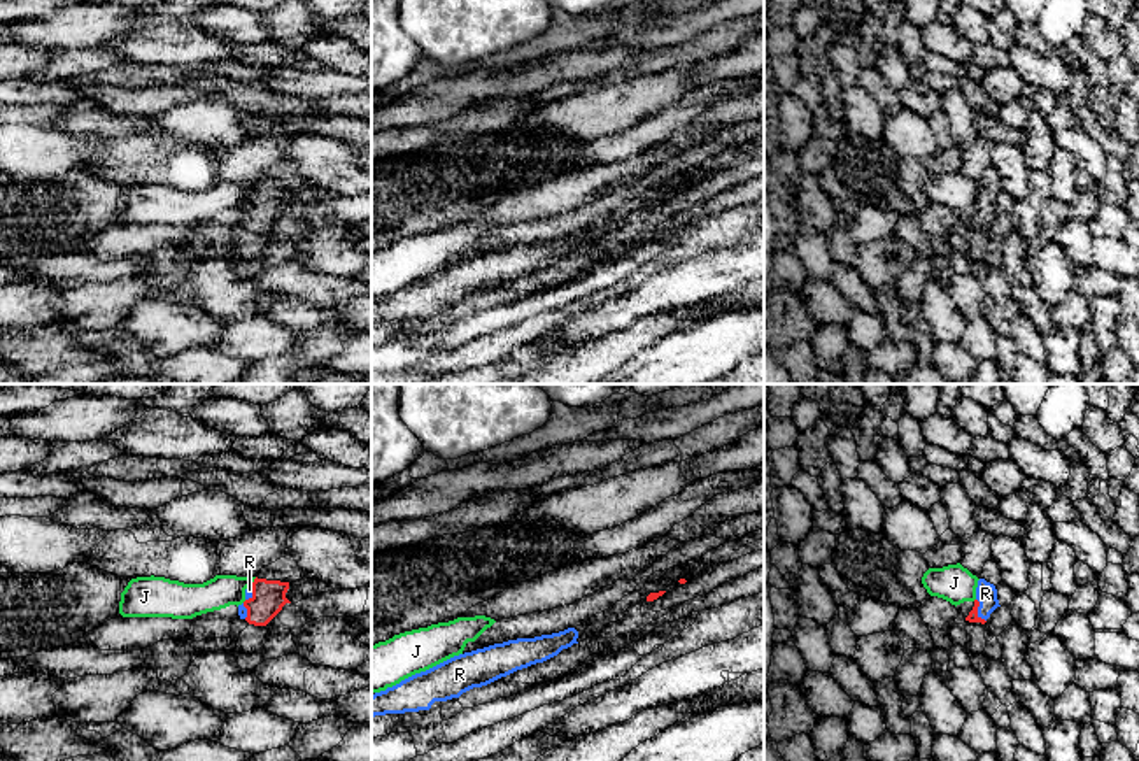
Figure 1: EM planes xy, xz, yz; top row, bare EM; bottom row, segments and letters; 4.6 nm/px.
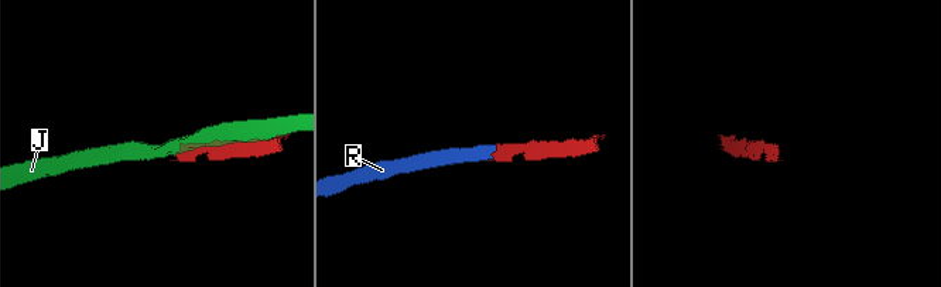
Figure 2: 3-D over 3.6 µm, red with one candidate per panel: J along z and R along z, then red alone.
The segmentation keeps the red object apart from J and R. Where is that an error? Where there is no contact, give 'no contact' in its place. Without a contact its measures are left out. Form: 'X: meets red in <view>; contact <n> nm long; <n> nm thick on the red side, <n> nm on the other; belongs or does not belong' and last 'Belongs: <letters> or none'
J: meets red in xy; contact 50 nm long; 160 nm thick on the red side, 150 nm on the other; does not belong
R: meets red in yz; contact 120 nm long; 50 nm thick on the red side, 100 nm on the other; belongs
Belongs: R

